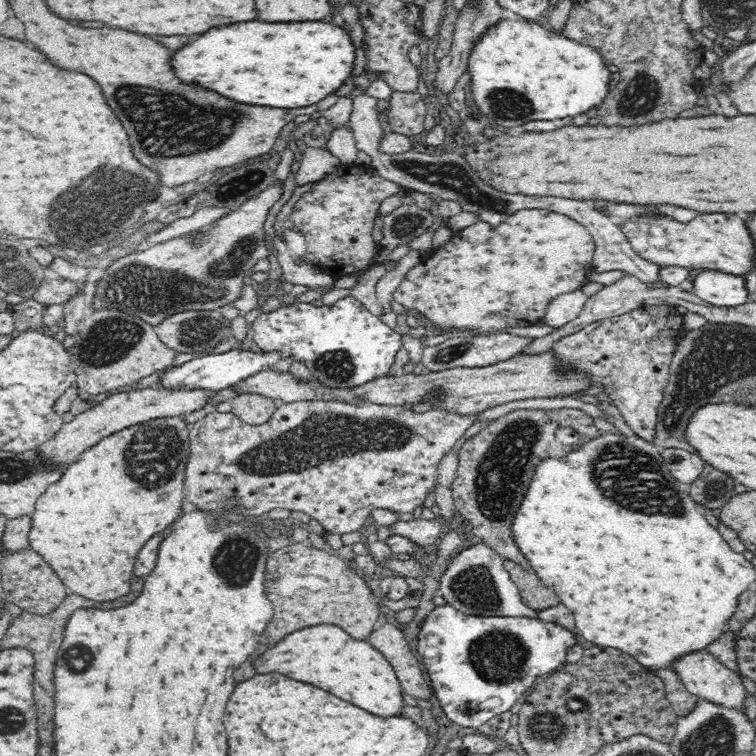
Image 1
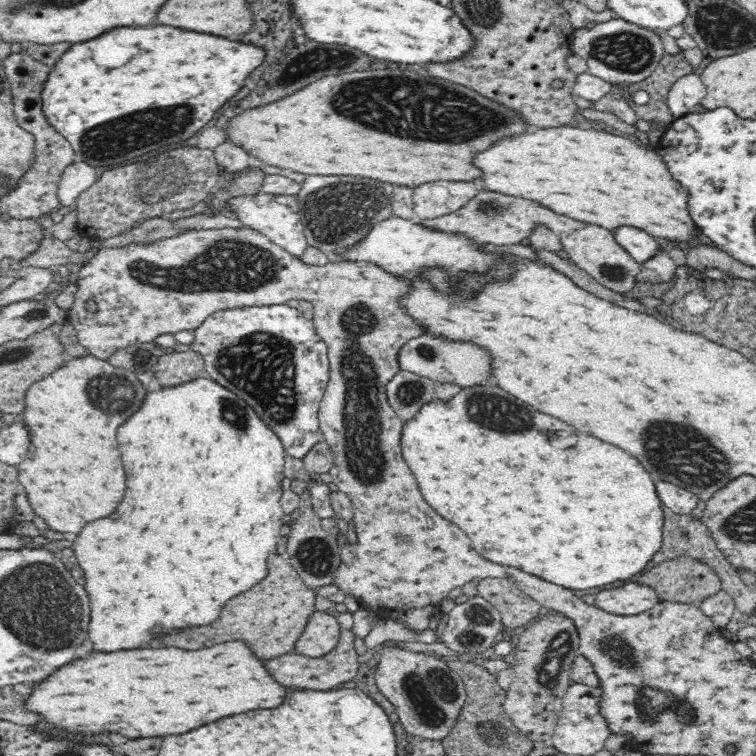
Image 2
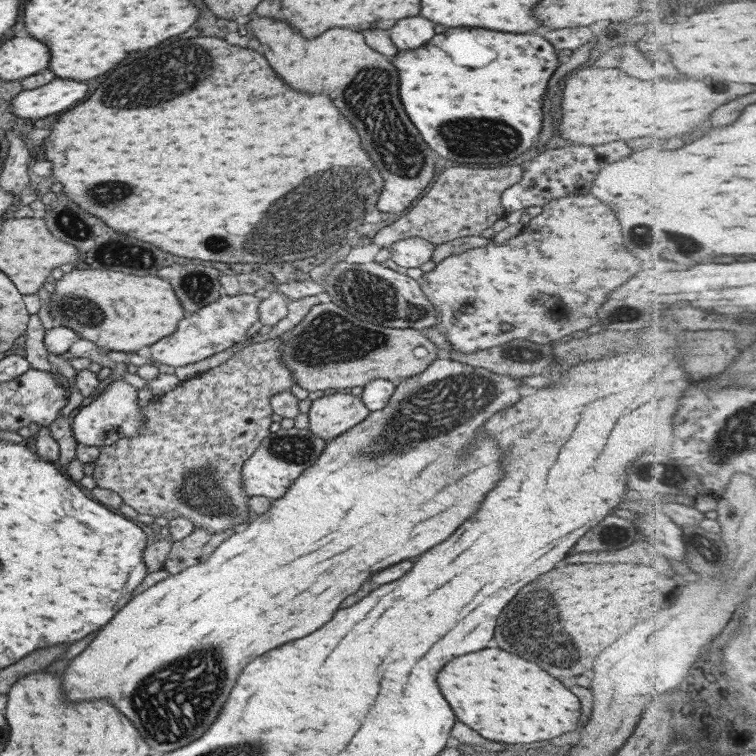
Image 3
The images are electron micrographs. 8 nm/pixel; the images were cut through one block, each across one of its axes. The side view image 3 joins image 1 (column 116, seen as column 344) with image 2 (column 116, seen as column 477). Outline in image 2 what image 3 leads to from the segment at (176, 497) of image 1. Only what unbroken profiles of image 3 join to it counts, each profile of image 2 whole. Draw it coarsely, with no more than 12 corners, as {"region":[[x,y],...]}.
{"region":[[90,354],[30,385],[18,480],[49,528],[118,508],[146,396]]}

